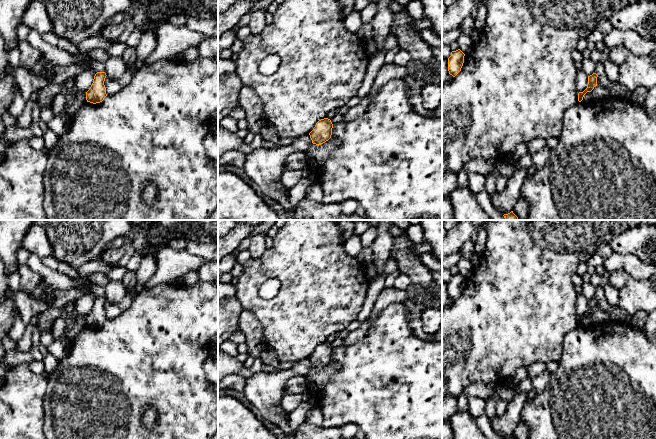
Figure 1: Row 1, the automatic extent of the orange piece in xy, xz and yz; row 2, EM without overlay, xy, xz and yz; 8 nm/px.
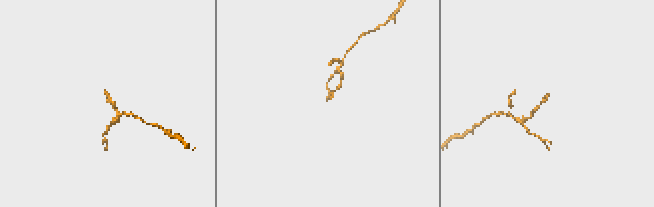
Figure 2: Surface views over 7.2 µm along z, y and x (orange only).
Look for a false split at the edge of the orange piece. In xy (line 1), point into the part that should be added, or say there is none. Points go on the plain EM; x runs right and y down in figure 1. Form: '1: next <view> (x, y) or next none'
1: next none

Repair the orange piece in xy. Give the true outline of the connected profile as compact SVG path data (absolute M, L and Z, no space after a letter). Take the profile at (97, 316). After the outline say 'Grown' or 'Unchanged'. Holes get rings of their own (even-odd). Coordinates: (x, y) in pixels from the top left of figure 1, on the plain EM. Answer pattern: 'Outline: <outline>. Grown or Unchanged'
Outline: M97 296L94 300L93 307L89 314L86 316L87 326L96 328L100 327L107 320L104 305L106 302L105 296Z. Unchanged

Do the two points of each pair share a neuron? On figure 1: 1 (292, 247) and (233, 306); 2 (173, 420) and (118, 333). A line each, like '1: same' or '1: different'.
1: different
2: same

